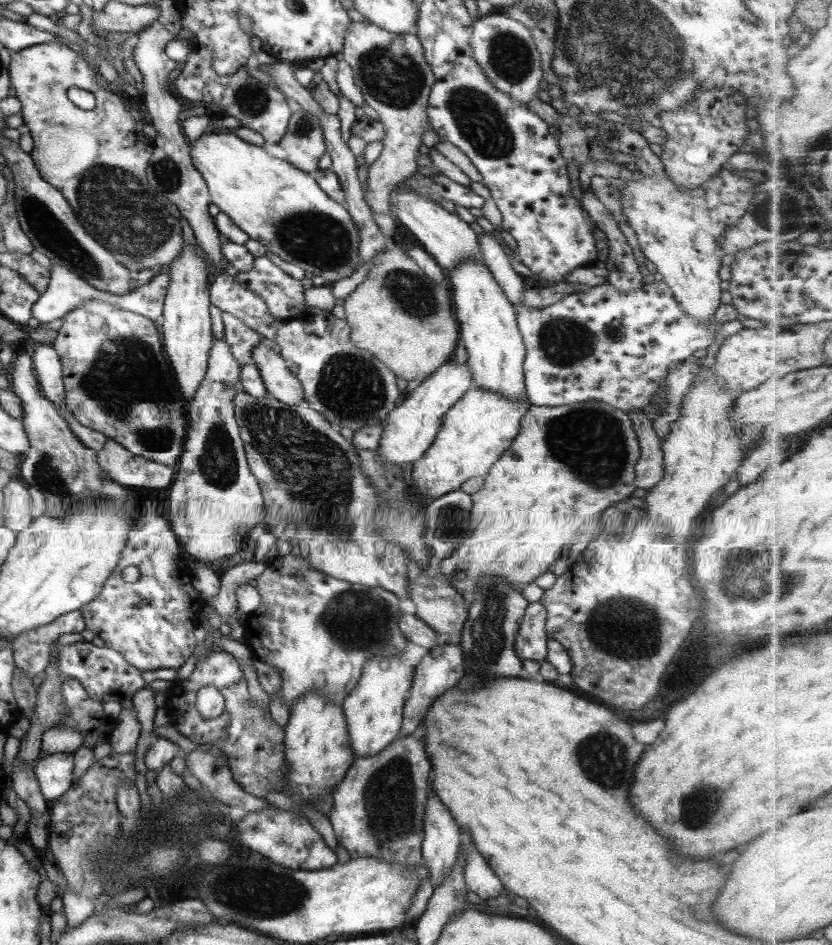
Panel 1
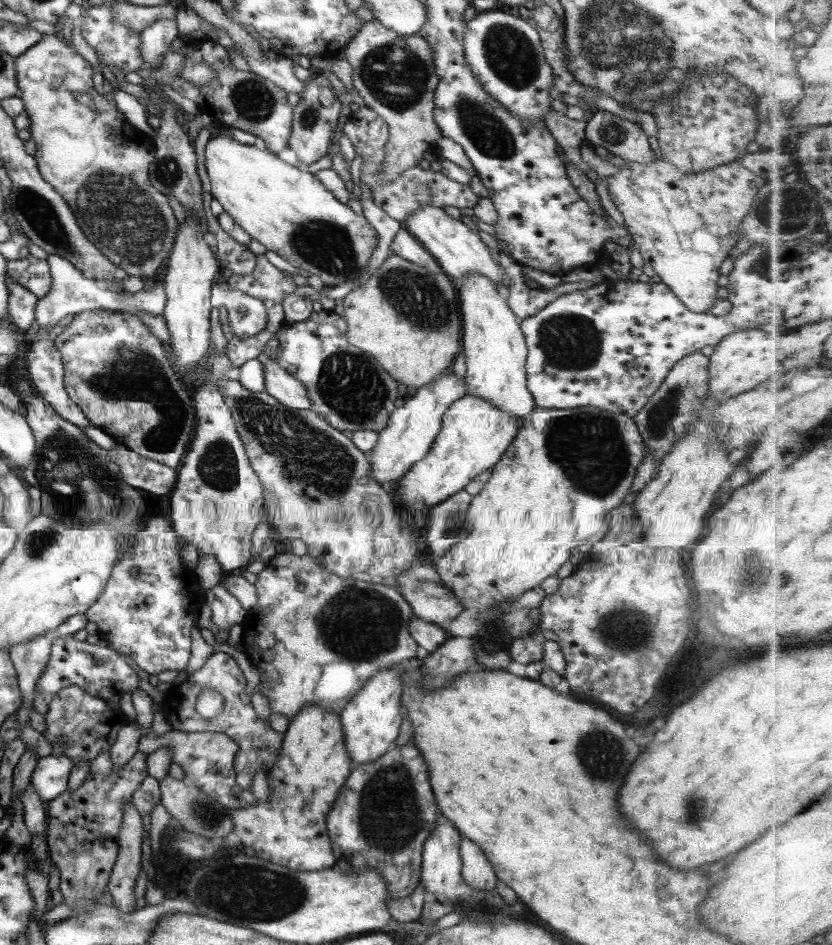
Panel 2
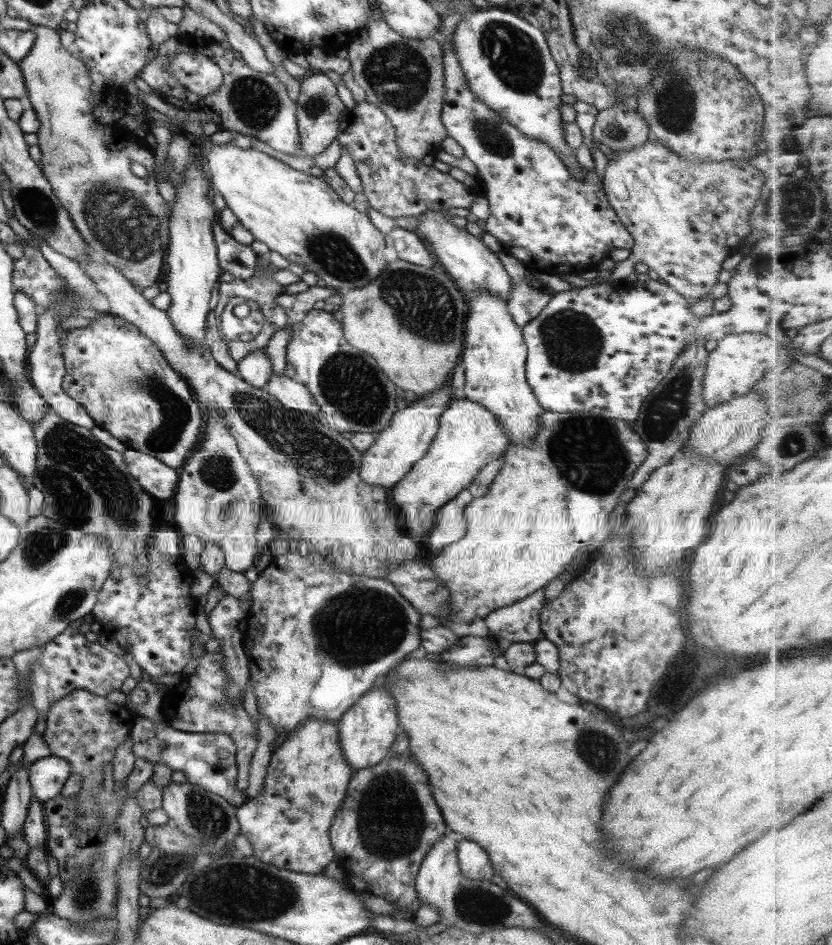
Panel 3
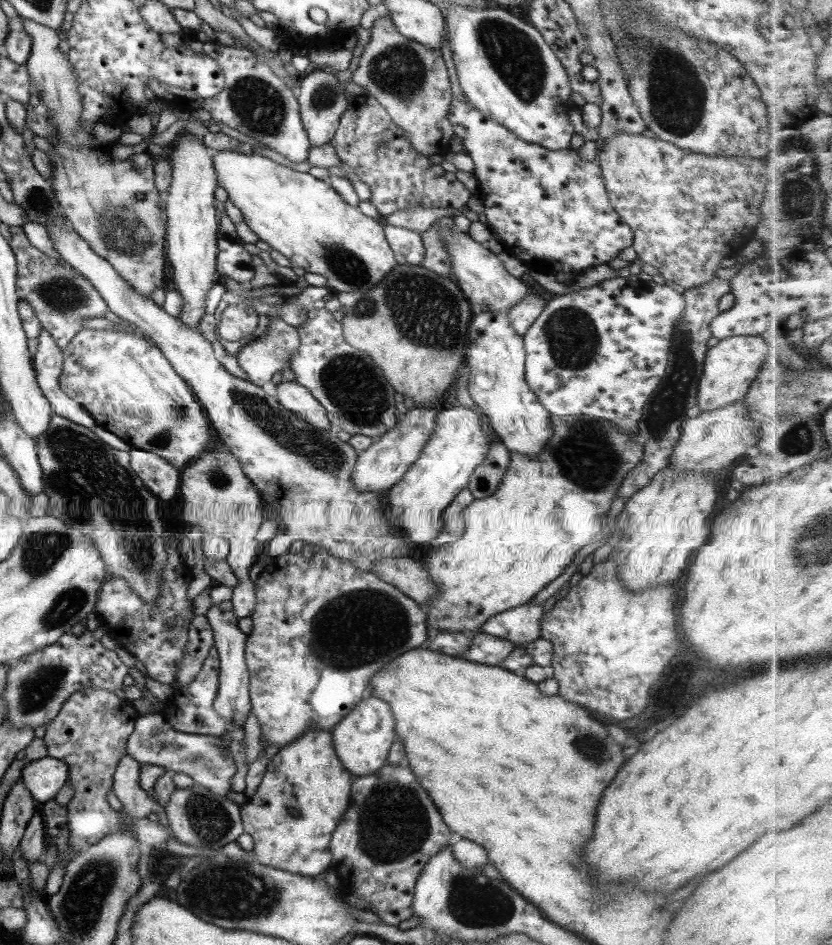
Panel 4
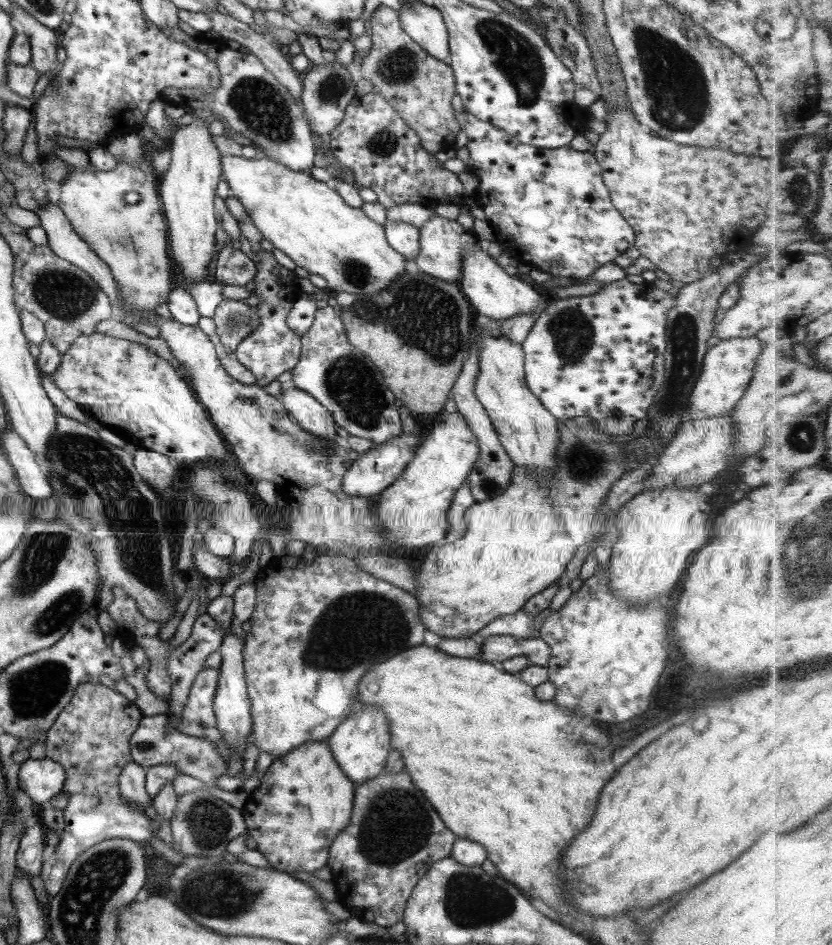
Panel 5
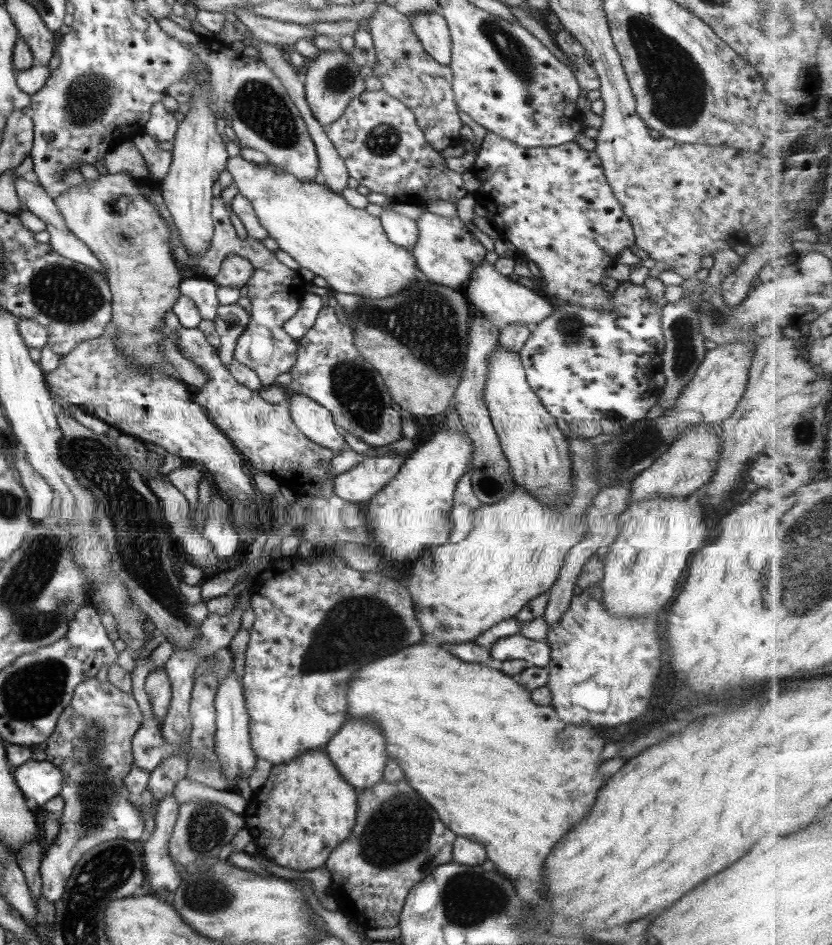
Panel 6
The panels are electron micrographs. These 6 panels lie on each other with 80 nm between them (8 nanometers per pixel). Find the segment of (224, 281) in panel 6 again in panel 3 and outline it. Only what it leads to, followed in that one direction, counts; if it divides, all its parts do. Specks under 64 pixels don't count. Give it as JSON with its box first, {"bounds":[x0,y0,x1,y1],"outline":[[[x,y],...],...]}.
{"bounds":[212,218,259,280],"outline":[[[218,218],[212,223],[212,234],[222,272],[230,272],[236,279],[246,280],[256,272],[259,256],[250,245],[236,242],[222,227]]]}

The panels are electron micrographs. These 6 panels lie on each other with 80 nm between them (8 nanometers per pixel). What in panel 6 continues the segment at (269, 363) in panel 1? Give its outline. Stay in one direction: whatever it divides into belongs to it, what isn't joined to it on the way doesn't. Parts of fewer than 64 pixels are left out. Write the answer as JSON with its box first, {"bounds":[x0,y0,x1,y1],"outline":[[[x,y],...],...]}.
{"bounds":[288,393,345,453],"outline":[[[292,393],[288,403],[292,422],[302,434],[317,445],[338,453],[342,452],[340,449],[345,443],[345,438],[336,431],[337,424],[327,408],[298,393]]]}

